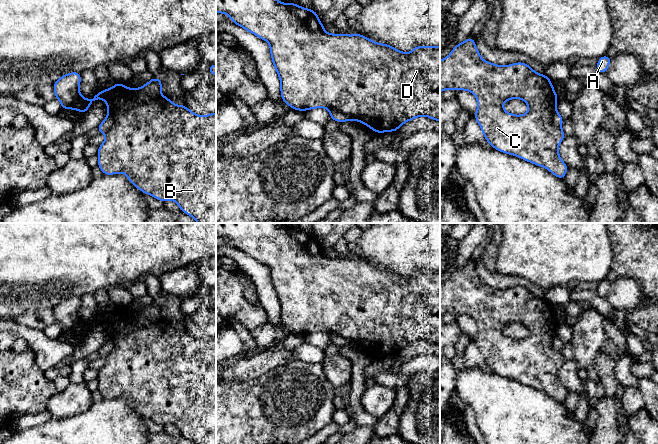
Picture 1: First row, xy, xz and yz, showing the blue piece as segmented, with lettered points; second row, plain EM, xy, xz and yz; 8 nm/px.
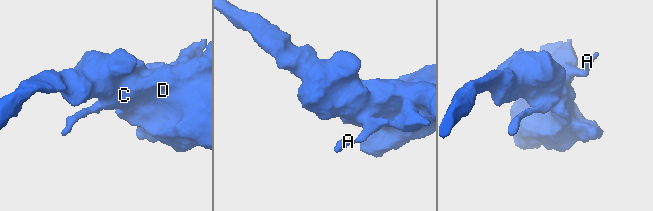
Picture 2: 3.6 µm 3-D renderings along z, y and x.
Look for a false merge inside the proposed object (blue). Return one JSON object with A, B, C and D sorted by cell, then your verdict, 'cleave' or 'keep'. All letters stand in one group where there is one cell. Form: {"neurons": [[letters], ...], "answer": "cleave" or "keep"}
{"neurons": [["A"], ["B", "C", "D"]], "answer": "cleave"}

